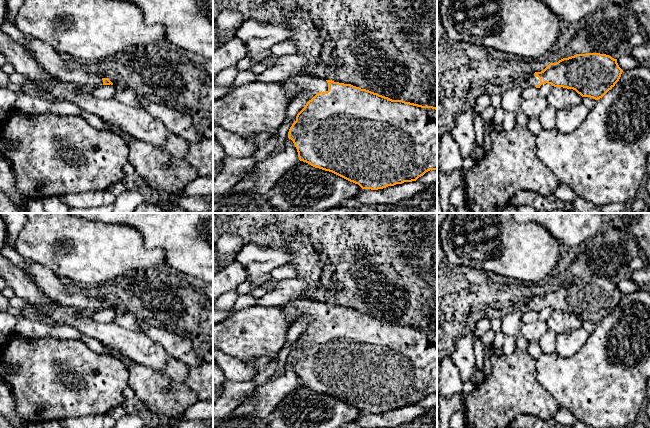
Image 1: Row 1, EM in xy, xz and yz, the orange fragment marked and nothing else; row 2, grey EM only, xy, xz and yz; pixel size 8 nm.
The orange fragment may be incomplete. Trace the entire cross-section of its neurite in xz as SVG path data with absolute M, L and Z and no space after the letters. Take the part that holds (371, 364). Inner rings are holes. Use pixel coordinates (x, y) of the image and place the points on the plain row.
M289 301L282 309L290 327L308 316L316 317L297 338L288 356L300 385L371 414L416 405L426 396L437 394L436 331L392 324L318 301Z

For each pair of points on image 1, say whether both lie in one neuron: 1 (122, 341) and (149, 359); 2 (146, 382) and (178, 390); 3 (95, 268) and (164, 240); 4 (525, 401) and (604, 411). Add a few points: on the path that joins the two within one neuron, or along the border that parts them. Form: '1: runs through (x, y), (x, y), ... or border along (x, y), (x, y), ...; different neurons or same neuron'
1: runs through (129, 342), (142, 353); same neuron
2: runs through (154, 388), (170, 388); same neuron
3: border along (132, 228), (147, 248), (159, 248), (165, 261); different neurons
4: border along (544, 388), (561, 406); different neurons

